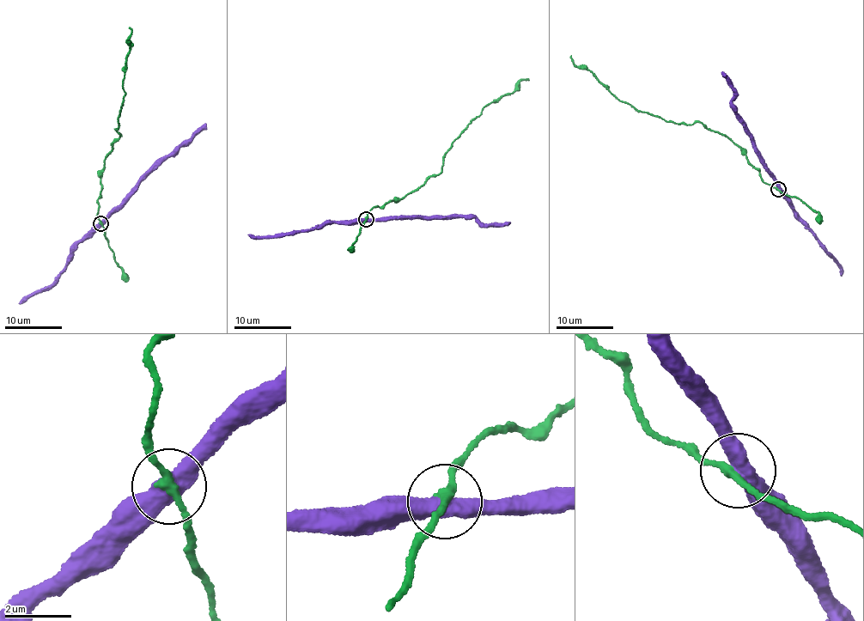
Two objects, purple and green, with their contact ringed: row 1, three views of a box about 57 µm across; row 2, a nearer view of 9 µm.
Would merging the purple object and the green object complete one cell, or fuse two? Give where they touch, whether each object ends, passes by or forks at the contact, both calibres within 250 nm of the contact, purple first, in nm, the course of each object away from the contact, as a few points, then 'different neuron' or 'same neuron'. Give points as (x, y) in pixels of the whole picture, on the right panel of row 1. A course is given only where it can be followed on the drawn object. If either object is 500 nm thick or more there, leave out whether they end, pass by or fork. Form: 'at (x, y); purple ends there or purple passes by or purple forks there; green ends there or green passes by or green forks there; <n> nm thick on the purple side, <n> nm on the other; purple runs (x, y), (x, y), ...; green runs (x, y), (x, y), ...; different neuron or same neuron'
at (778, 189); 500 nm thick on the purple side, 220 nm on the other; purple runs (778, 189), (735, 111), (733, 92), (721, 72); green runs (778, 189), (761, 179), (746, 153), (727, 136), (698, 121), (676, 124), (624, 102), (574, 63), (571, 55); different neuron

